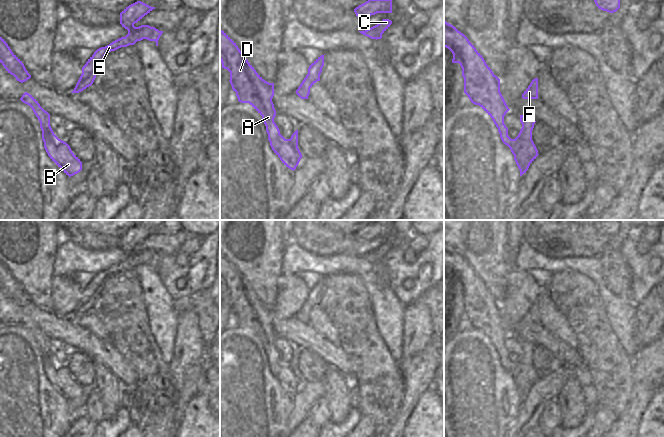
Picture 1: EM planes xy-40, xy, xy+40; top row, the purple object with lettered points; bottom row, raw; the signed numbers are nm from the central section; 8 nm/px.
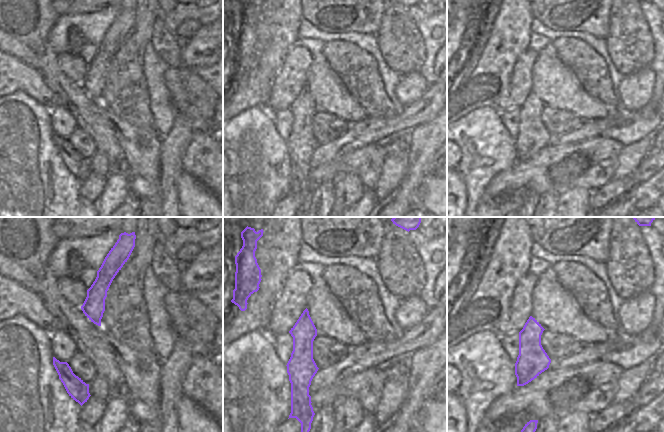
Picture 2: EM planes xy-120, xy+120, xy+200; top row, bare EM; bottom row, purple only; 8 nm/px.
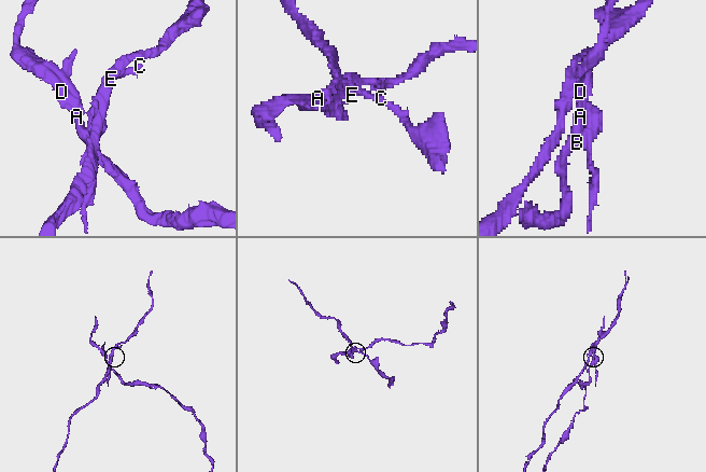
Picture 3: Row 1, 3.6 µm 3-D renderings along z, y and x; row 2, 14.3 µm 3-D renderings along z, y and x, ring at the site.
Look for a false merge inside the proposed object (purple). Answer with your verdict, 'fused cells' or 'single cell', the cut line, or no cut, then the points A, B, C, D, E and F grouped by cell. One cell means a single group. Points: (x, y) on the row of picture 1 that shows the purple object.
fused cells; cut xy (289, 139), (293, 149), (300, 158); groups A B D / C E F

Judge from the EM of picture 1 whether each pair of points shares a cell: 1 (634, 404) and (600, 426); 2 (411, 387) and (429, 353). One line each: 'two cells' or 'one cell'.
1: two cells
2: one cell

